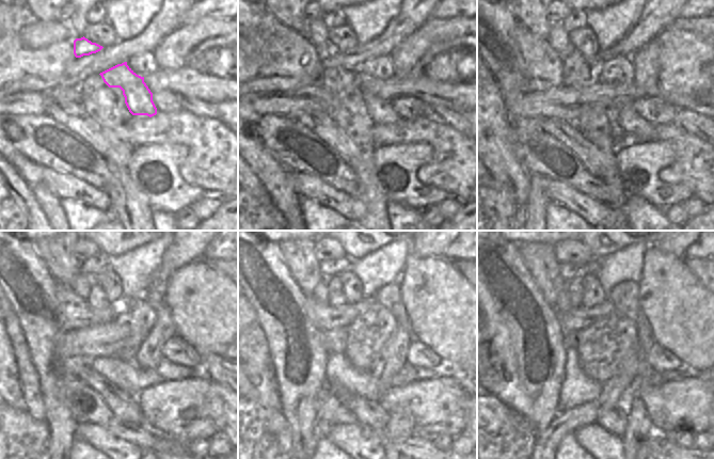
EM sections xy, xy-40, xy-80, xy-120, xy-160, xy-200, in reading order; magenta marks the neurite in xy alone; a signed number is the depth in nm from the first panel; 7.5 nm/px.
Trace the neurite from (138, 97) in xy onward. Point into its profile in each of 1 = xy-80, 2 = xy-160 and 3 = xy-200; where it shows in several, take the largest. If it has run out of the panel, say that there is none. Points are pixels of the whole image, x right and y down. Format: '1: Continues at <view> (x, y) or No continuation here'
1: Continues at xy-80 (625, 119)
2: Continues at xy-160 (411, 374)
3: Continues at xy-200 (653, 378)

